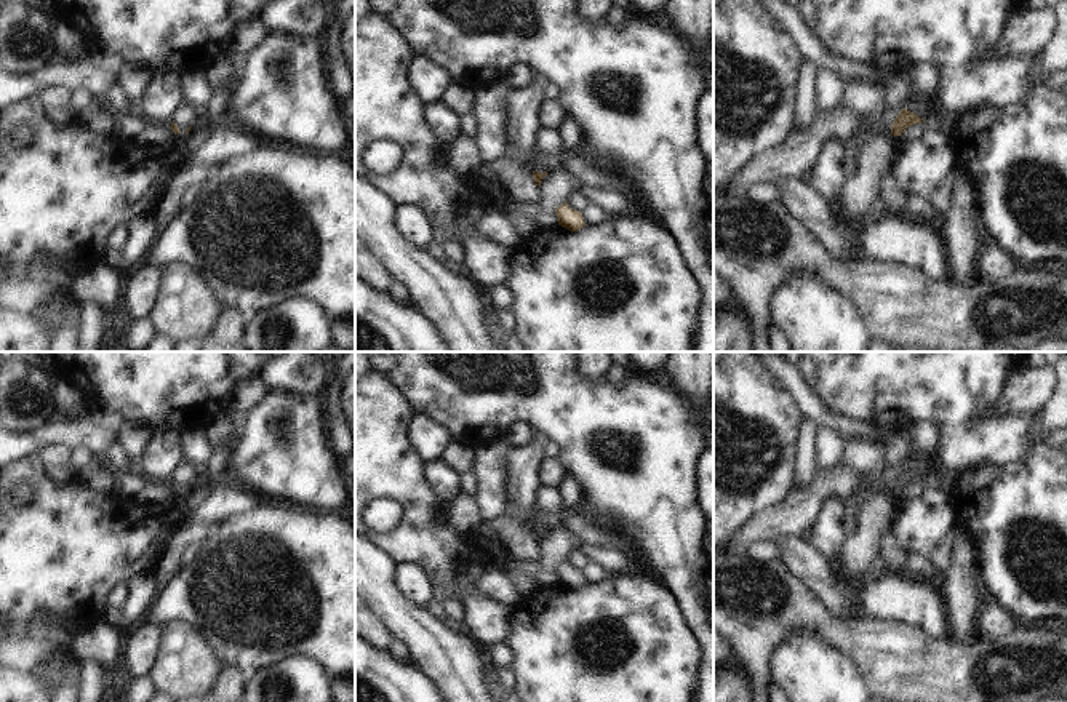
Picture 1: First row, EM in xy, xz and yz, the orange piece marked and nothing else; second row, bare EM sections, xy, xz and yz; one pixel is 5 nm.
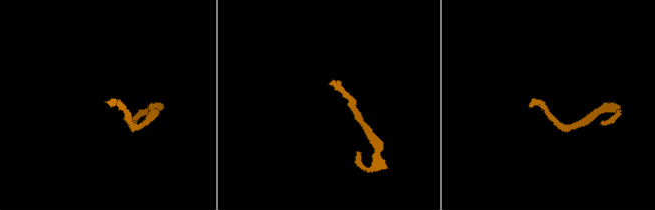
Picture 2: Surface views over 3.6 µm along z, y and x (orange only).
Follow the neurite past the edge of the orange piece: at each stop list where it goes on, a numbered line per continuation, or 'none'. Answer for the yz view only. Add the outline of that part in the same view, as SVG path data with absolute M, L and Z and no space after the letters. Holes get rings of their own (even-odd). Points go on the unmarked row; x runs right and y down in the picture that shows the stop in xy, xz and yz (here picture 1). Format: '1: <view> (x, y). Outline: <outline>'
1: yz (859, 451). Outline: M853 437L843 441L843 462L857 467L870 480L872 491L891 489L893 477L880 470L881 449L869 437Z

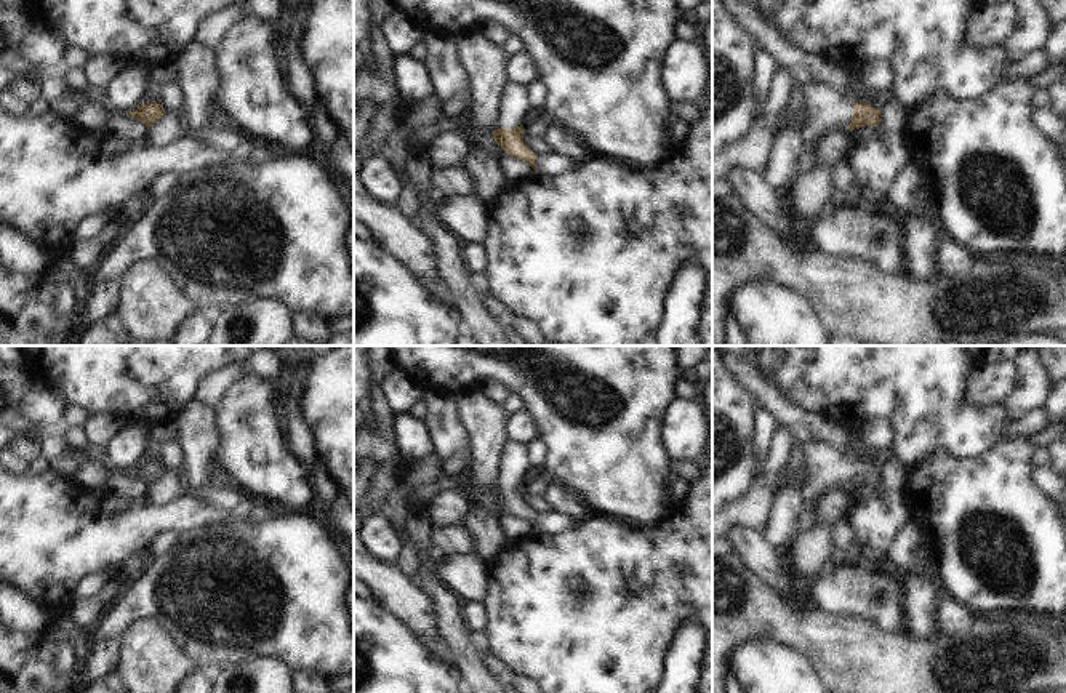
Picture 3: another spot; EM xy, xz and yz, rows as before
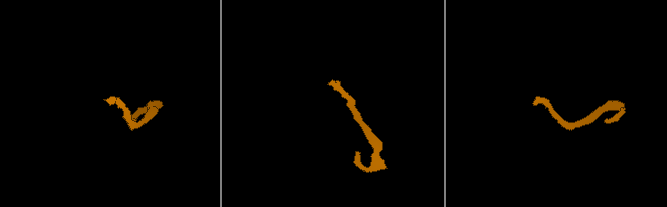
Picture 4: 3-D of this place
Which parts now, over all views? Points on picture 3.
1: yz (828, 469). Outline: M823 440L802 443L802 453L808 467L808 482L802 490L804 503L813 509L815 503L831 488L850 483L853 463Z

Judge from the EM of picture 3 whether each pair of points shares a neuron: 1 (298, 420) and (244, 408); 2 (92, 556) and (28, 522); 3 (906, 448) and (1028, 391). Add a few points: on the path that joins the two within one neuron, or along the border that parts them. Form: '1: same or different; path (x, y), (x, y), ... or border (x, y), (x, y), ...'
1: different; border (284, 396), (284, 428), (287, 447), (293, 453)
2: same; path (76, 541), (66, 541), (58, 533), (44, 532)
3: different; border (999, 402), (1004, 420), (1009, 424)

